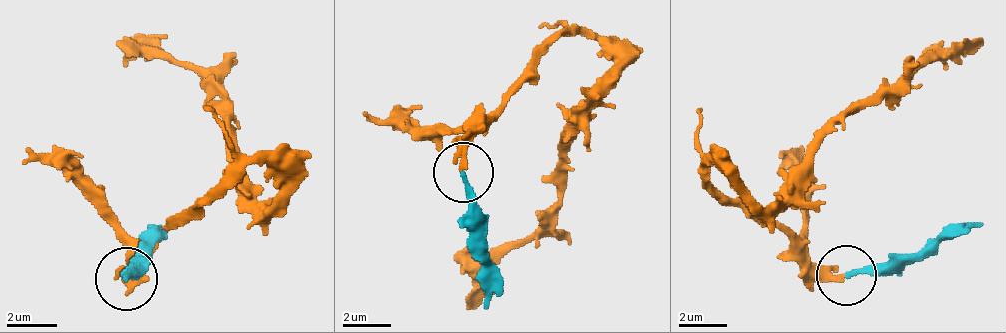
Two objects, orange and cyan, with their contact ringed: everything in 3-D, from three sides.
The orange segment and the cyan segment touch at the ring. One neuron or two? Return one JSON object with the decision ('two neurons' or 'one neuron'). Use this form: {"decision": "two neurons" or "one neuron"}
{"decision": "one neuron"}

